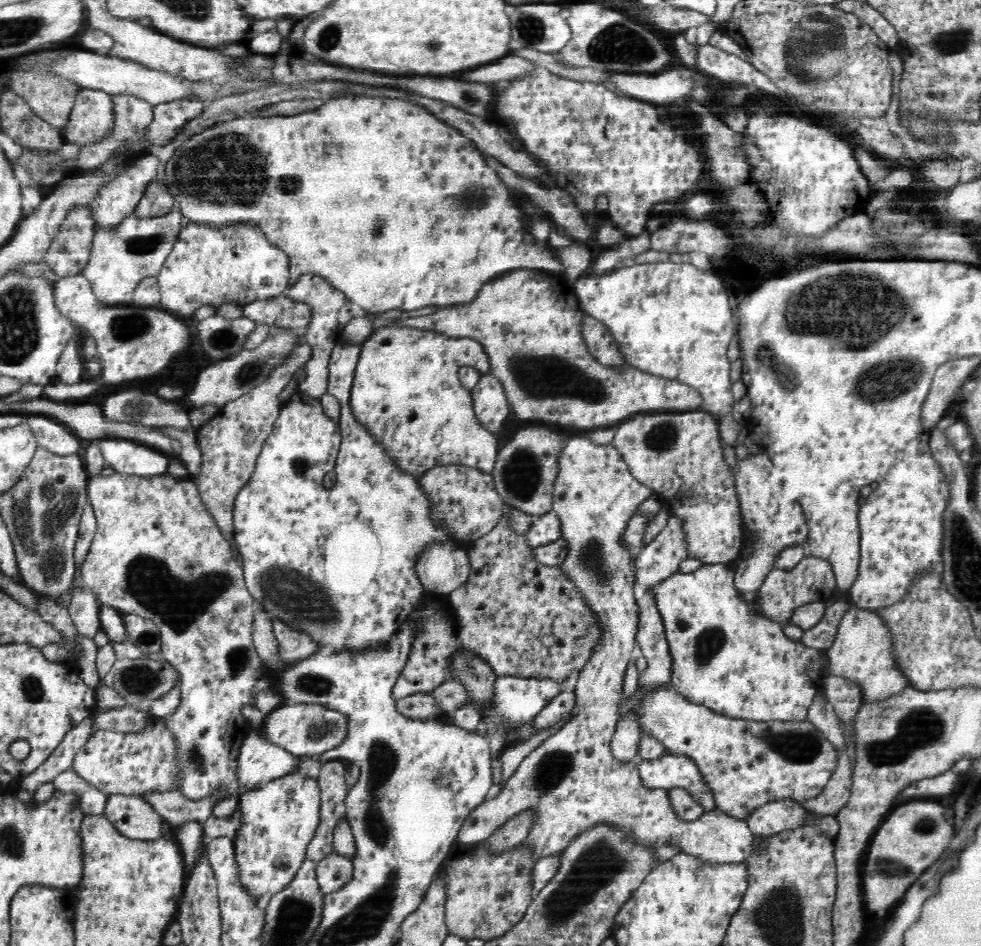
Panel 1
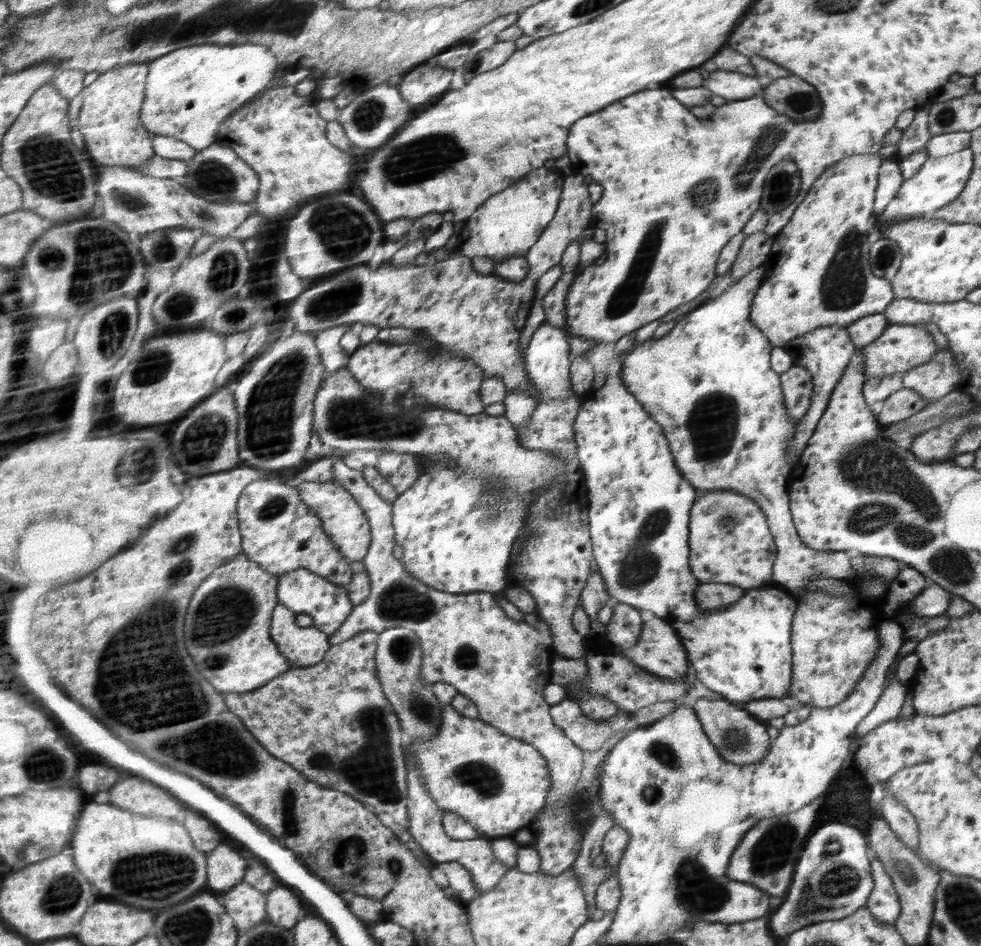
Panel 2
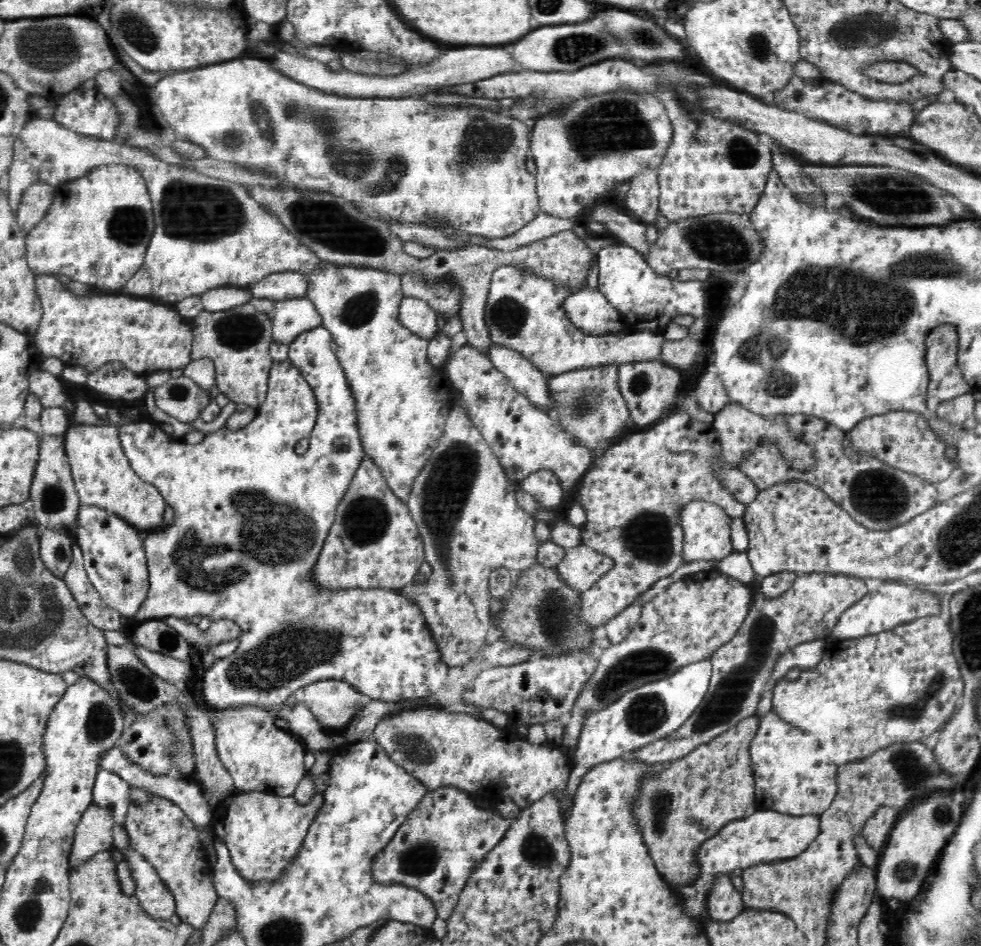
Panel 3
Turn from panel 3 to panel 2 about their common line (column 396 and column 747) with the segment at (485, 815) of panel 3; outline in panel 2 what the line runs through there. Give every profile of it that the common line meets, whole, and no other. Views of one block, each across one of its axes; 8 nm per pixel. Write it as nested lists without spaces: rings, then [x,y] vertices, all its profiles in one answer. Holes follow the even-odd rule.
[[[824,795],[802,806],[790,814],[779,814],[777,817],[762,819],[752,829],[748,829],[731,854],[727,870],[729,880],[744,882],[746,885],[757,886],[765,893],[775,897],[783,896],[793,882],[797,862],[800,860],[802,844],[806,844],[810,836],[810,828],[816,824],[816,814],[824,802]]]

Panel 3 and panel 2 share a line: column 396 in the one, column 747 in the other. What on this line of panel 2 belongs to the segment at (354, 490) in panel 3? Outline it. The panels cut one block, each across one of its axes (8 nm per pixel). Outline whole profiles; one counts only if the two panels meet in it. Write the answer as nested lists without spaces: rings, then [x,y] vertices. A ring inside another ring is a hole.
[[[734,491],[701,492],[690,513],[690,571],[701,583],[722,583],[745,590],[772,581],[777,545],[765,512],[754,500]]]

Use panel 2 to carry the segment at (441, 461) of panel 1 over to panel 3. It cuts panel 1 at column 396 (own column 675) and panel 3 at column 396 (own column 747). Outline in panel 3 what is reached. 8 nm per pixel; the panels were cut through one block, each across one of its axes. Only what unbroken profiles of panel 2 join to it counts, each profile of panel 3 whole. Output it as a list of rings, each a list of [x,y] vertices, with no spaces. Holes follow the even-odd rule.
[[[328,263],[326,268],[320,268],[318,272],[306,274],[306,277],[310,279],[310,284],[308,284],[310,288],[307,290],[305,298],[310,299],[311,302],[316,305],[316,309],[319,310],[319,313],[323,317],[322,326],[330,331],[332,340],[338,345],[335,354],[345,372],[349,389],[352,391],[357,429],[360,433],[361,445],[363,446],[365,456],[370,457],[374,461],[374,464],[380,468],[391,492],[407,504],[415,478],[423,469],[425,462],[431,458],[432,450],[437,447],[440,438],[442,438],[442,435],[444,434],[447,416],[451,413],[452,408],[457,404],[455,395],[452,395],[454,388],[450,384],[448,377],[445,375],[442,366],[438,367],[438,360],[434,360],[433,365],[431,362],[428,362],[428,346],[430,346],[429,339],[414,334],[399,321],[399,308],[404,298],[403,290],[401,289],[401,276],[398,276],[398,274],[392,274],[391,272],[376,270],[375,268],[366,268],[365,266],[348,266],[347,264],[346,266],[336,266]]]

